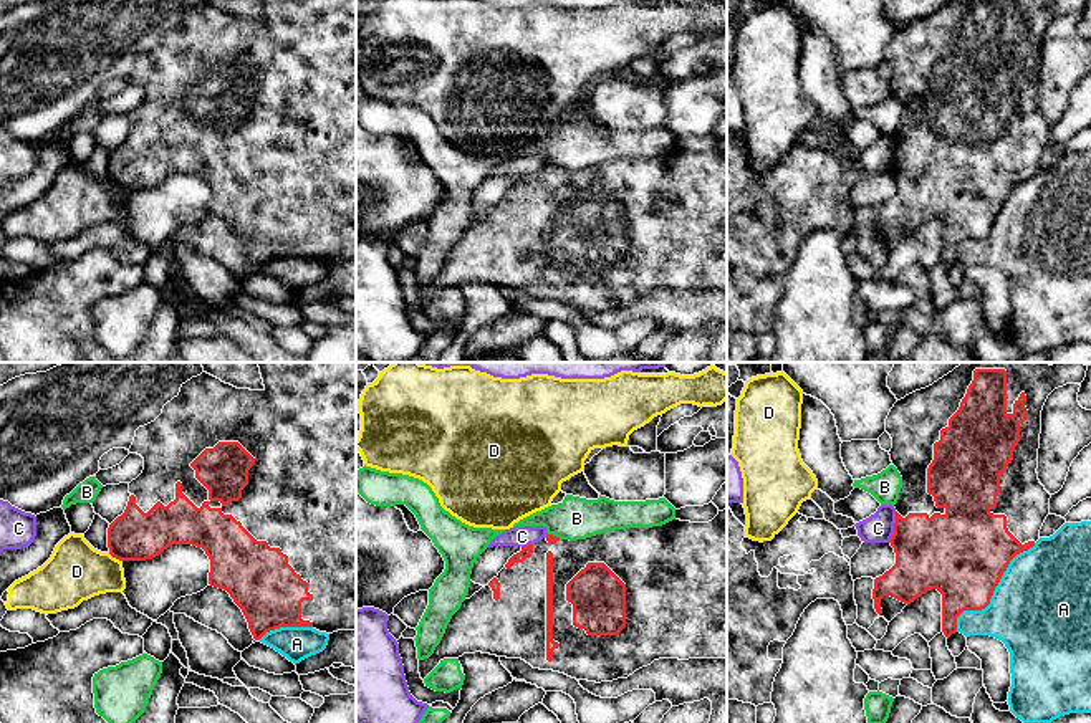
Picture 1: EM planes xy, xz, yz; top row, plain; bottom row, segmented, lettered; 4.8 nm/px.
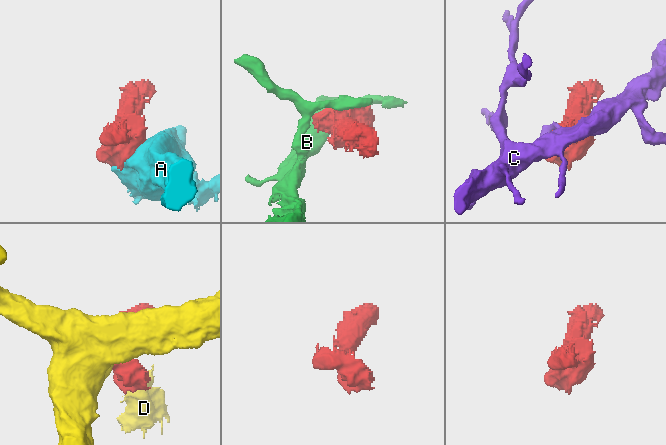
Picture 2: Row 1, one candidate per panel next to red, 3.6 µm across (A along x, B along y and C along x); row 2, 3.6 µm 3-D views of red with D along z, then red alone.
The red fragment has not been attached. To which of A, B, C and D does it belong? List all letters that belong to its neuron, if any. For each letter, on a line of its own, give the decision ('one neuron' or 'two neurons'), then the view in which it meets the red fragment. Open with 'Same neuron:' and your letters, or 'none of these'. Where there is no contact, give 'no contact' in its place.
Same neuron: none of these
A: two neurons | yz
B: two neurons | xz
C: two neurons | yz
D: two neurons | xy

